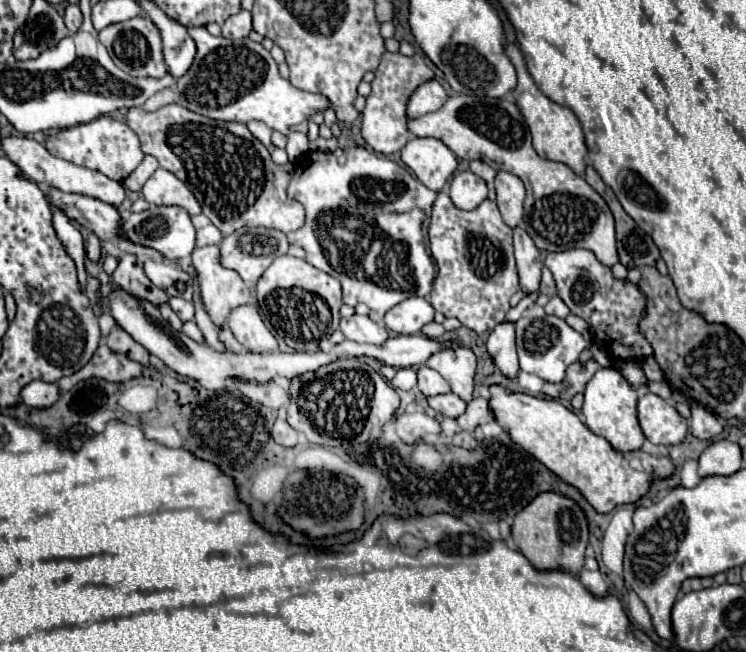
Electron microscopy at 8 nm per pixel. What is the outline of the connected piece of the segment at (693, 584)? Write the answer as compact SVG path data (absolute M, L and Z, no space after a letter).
M688 578L682 582L682 592L690 592L690 590L702 590L706 586L714 586L714 578Z

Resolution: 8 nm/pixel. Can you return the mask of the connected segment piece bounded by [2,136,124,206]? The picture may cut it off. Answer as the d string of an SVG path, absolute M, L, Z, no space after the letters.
M8 136L2 140L2 148L8 154L8 158L34 182L38 182L44 188L58 188L62 192L72 192L72 194L84 194L96 200L102 200L106 204L112 206L120 206L124 202L124 184L110 180L108 176L104 176L102 172L84 168L84 166L76 166L72 162L66 162L62 158L52 156L42 144L38 144L32 138L24 138L24 136Z

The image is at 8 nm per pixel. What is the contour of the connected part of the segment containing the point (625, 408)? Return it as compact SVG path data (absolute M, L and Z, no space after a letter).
M600 368L584 390L582 414L586 418L586 426L594 434L604 436L620 452L638 450L644 442L644 434L636 418L636 400L638 400L638 392L628 384L628 380L622 376L620 370Z

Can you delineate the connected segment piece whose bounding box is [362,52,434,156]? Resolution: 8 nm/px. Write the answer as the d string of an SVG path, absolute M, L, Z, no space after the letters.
M384 52L380 66L376 68L376 76L372 80L372 92L366 98L366 108L362 110L362 136L366 144L380 152L380 154L392 154L400 152L402 146L412 138L410 130L406 128L408 116L406 116L406 104L412 96L412 92L434 78L434 72L426 66L424 58L414 54L414 56L402 56L402 54L392 54Z

